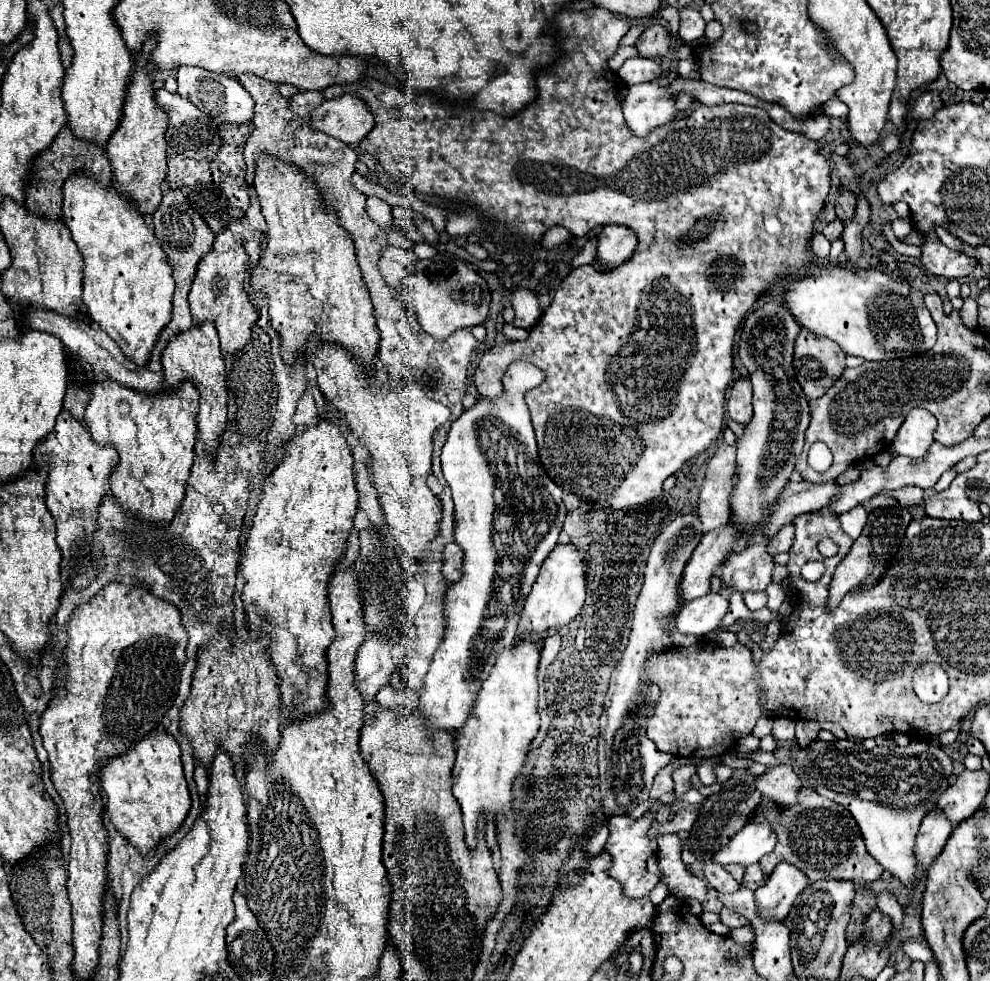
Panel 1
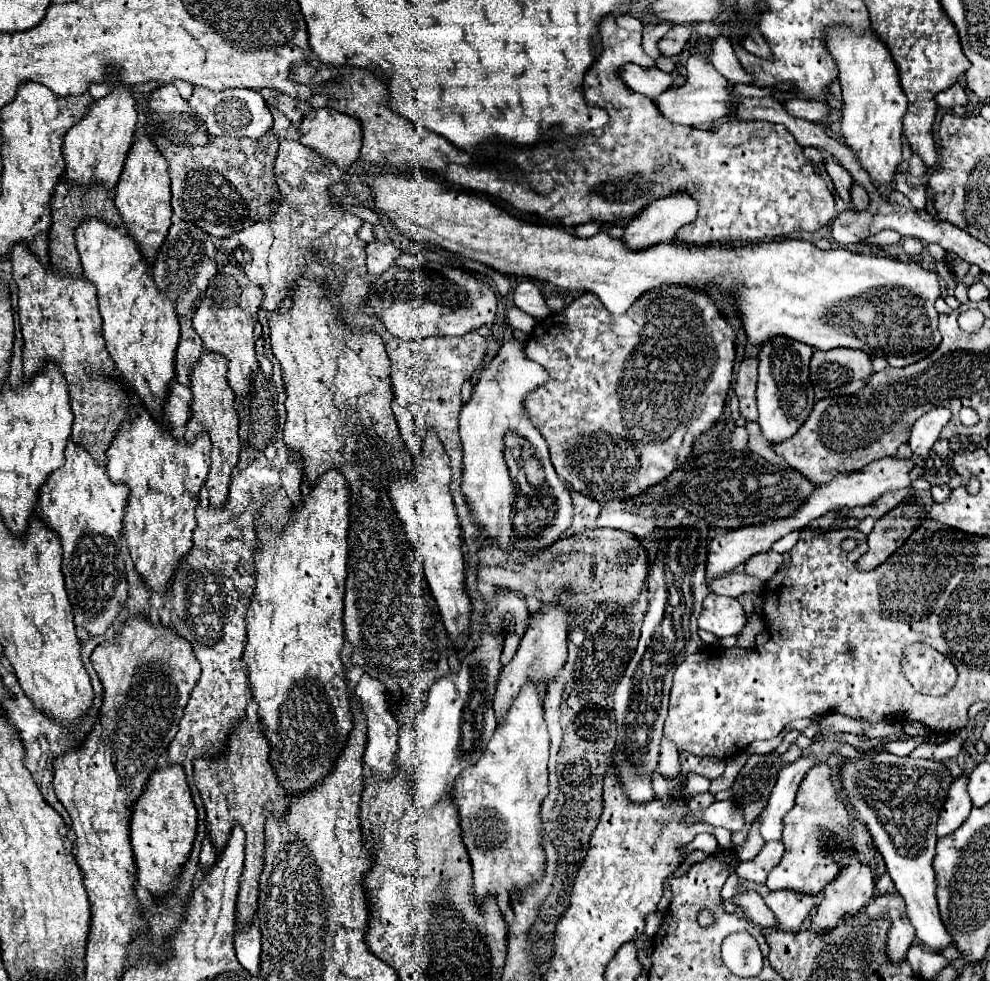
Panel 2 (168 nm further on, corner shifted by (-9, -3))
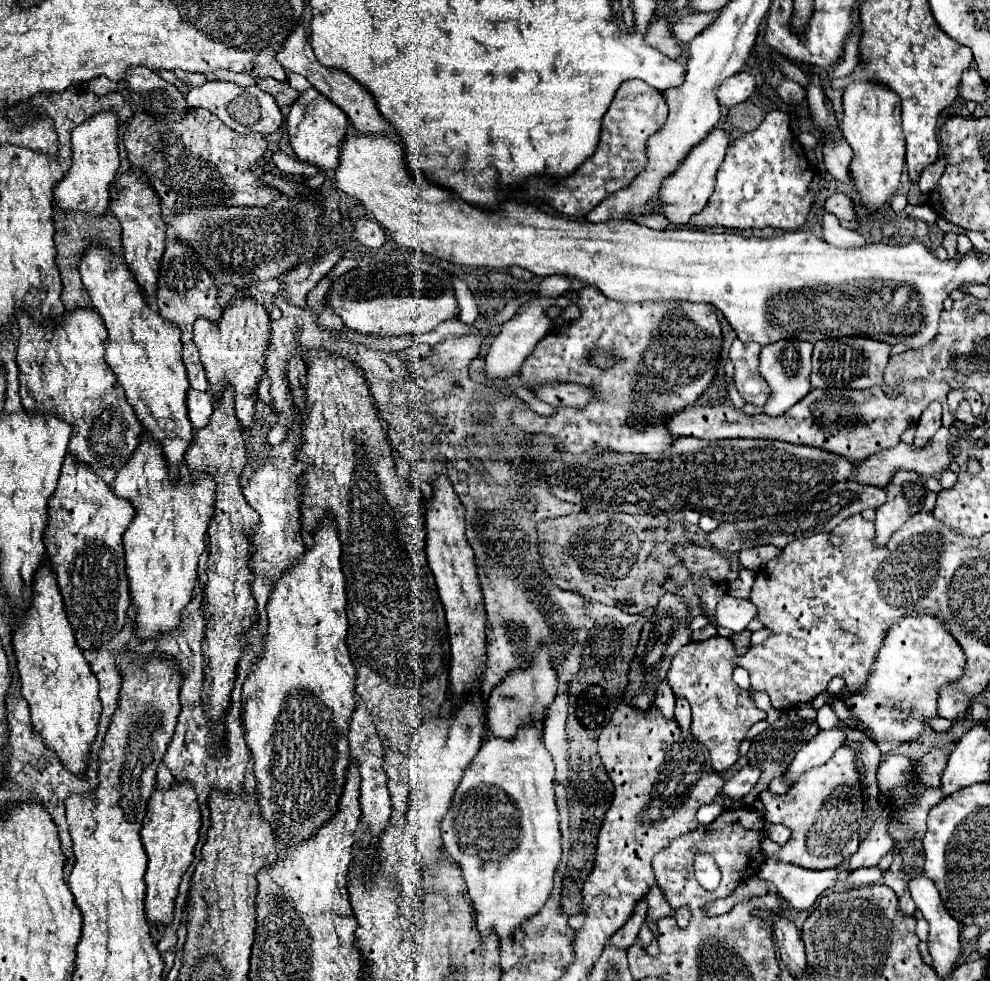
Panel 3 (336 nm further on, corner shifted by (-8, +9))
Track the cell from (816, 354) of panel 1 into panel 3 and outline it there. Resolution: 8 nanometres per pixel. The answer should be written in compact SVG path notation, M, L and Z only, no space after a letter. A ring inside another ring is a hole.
M848 336L848 338L826 338L814 344L812 356L812 386L814 388L872 388L882 386L882 374L890 360L890 344L880 340L862 338L862 336Z

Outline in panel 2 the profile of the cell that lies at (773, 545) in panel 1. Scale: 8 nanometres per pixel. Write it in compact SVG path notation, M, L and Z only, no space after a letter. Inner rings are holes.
M769 550L769 552L761 552L757 556L751 556L745 562L745 572L749 576L755 576L755 578L765 582L765 580L769 580L777 572L777 568L781 564L783 564L783 556L773 552L773 550Z

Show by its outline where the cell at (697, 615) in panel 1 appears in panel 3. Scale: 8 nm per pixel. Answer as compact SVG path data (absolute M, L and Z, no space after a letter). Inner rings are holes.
M724 596L718 602L714 622L718 626L724 626L724 628L732 630L732 632L742 632L742 630L746 630L750 620L756 618L756 616L758 616L756 606L750 600L740 600L740 598L734 598L734 596Z

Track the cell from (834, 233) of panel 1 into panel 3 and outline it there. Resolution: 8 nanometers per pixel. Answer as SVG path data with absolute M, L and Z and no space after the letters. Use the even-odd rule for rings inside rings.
M832 194L824 208L832 214L836 214L840 220L848 220L848 222L854 222L856 220L856 214L854 214L854 204L852 200L846 196L846 194Z

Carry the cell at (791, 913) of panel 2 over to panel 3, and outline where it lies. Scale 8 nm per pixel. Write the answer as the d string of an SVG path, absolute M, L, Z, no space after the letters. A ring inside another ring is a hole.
M766 860L758 872L758 878L772 880L774 890L796 910L808 910L822 892L836 884L838 874L838 868L808 870L796 864Z

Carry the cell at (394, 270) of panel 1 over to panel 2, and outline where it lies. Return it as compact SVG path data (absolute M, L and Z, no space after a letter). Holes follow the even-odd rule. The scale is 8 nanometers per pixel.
M369 242L367 244L367 270L375 276L381 276L389 268L395 268L395 260L401 256L401 250L393 244Z

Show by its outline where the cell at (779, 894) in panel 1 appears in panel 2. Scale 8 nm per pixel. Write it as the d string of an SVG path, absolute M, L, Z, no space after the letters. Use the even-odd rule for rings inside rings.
M827 764L813 766L807 772L805 780L801 780L795 806L783 818L785 820L785 828L783 828L785 854L779 866L767 878L769 890L793 890L793 892L805 892L809 896L815 896L837 876L839 868L847 862L847 854L851 848L851 830L853 830L851 826L853 816L847 810L839 792L841 792L841 786ZM815 826L831 830L835 838L833 840L819 838L815 834ZM841 840L845 840L845 844L841 844Z

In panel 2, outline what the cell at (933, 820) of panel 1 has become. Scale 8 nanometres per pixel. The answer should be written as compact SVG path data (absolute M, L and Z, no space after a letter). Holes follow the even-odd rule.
M961 776L949 788L947 802L945 802L939 822L937 822L937 830L935 830L937 836L943 838L943 836L953 834L963 824L963 820L969 816L971 808L973 806L969 802L969 794L967 794L967 776Z

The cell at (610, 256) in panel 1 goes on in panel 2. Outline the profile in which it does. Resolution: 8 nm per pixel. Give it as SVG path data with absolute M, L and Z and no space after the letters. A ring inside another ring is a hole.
M673 194L649 204L635 216L621 236L631 248L647 248L649 244L669 242L675 232L697 218L697 202L685 194Z

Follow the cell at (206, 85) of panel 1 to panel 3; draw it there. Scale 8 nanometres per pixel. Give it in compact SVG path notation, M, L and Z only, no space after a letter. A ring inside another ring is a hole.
M208 80L206 84L198 86L198 88L192 88L188 94L186 94L186 100L192 108L204 108L212 114L216 114L228 128L232 128L234 132L238 134L252 134L252 132L258 132L258 134L272 134L276 132L282 122L284 122L284 116L274 100L274 96L262 92L258 86L248 86L248 88L242 88L242 86L236 86L232 82L218 82L218 80Z

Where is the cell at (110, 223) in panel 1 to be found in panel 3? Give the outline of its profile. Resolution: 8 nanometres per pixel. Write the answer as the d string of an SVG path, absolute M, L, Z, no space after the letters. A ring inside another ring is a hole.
M90 246L80 260L80 276L94 310L102 316L108 330L108 342L116 344L106 346L106 362L122 384L126 402L132 406L136 418L162 446L162 454L170 468L170 480L176 482L184 462L184 452L194 436L186 410L186 394L190 384L180 356L180 330L176 324L162 320L162 316L148 306L124 260L108 252L108 248Z

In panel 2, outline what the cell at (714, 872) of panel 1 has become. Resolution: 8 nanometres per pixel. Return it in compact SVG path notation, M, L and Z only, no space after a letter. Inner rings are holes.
M743 890L743 892L739 892L739 894L733 898L733 902L735 902L735 906L739 906L739 908L745 912L745 916L747 916L753 924L757 924L757 926L761 926L761 928L773 928L773 926L775 926L775 916L773 916L773 912L769 912L769 908L765 906L763 898L761 898L757 892L753 892L753 890Z

